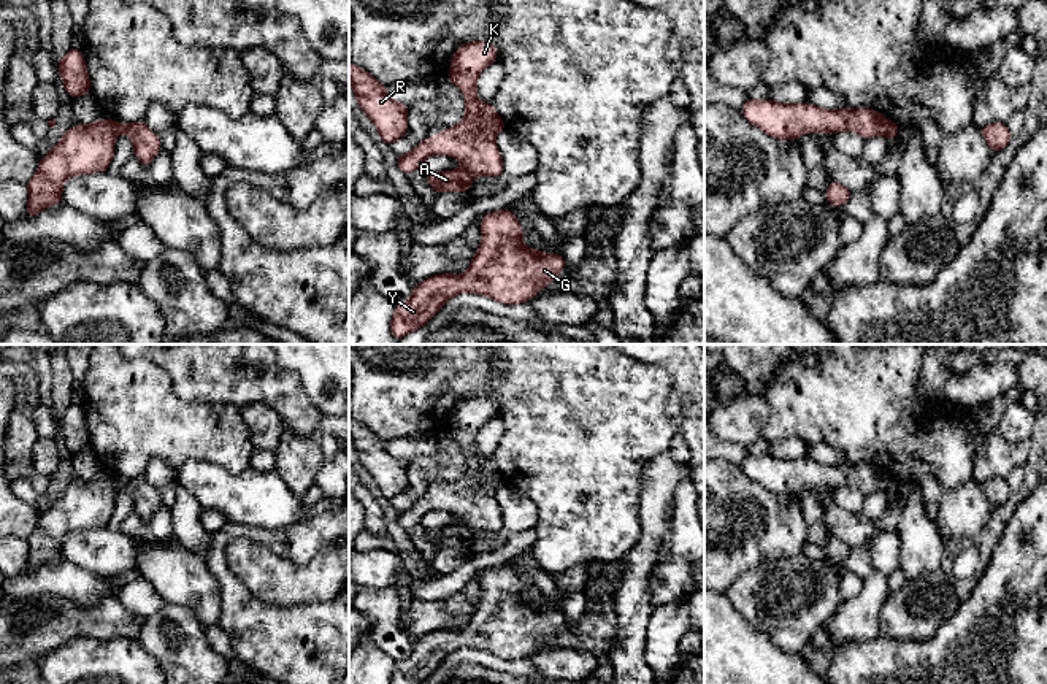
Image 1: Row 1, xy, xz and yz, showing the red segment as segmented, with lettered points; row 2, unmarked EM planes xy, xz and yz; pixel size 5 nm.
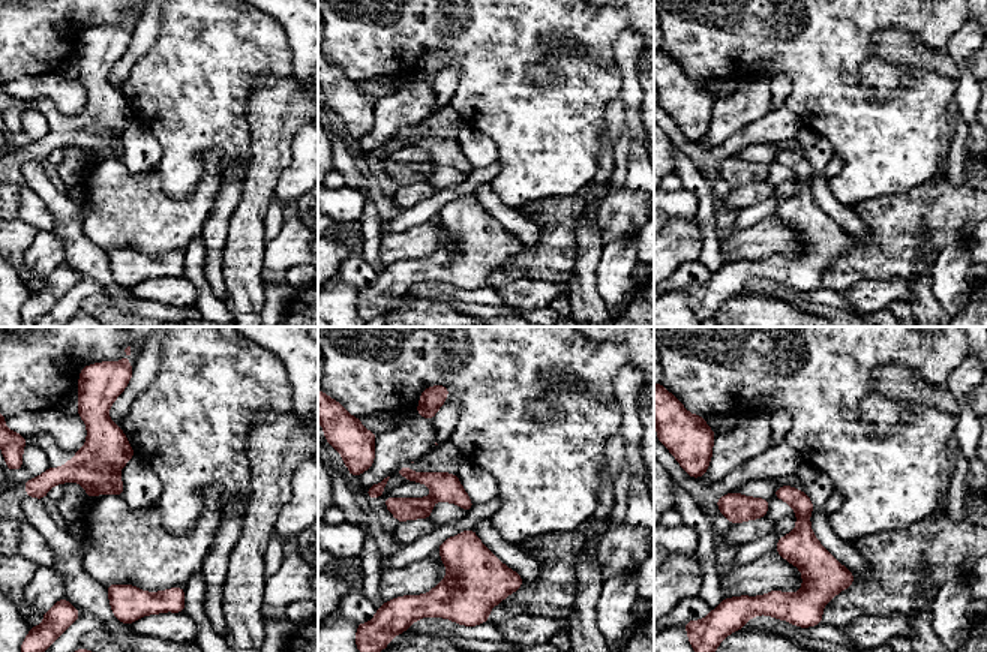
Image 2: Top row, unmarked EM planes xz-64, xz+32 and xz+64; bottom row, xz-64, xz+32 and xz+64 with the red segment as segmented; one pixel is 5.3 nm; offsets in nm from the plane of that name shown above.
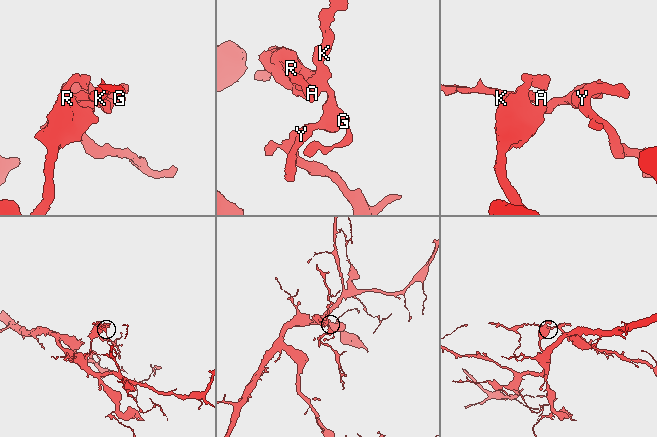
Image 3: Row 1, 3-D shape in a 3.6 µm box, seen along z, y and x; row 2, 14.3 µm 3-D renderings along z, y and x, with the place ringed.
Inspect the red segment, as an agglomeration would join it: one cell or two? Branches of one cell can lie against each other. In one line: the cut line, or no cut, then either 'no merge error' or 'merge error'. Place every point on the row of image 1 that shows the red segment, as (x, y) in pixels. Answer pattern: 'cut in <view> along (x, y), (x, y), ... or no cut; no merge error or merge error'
cut in yz along (890, 122), (885, 135); merge error

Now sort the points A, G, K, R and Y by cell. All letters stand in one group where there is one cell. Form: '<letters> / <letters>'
A R / G K Y

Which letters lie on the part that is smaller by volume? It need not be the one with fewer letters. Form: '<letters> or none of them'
G, K, Y

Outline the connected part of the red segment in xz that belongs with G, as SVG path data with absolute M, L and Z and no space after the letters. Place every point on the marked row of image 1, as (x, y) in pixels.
M508 208L484 214L481 229L481 246L465 275L435 275L414 286L412 295L406 303L397 305L390 322L390 332L397 340L425 325L447 300L458 294L481 294L503 305L525 303L533 298L541 287L554 282L558 273L566 267L562 254L544 254L538 249L528 249L522 243L524 230L520 222Z

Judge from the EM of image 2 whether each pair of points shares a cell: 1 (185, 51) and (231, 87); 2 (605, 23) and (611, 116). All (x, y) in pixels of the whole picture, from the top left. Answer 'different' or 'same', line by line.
1: same
2: different

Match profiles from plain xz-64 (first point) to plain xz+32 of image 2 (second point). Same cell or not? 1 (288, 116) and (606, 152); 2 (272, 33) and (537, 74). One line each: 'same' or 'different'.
1: same
2: different

